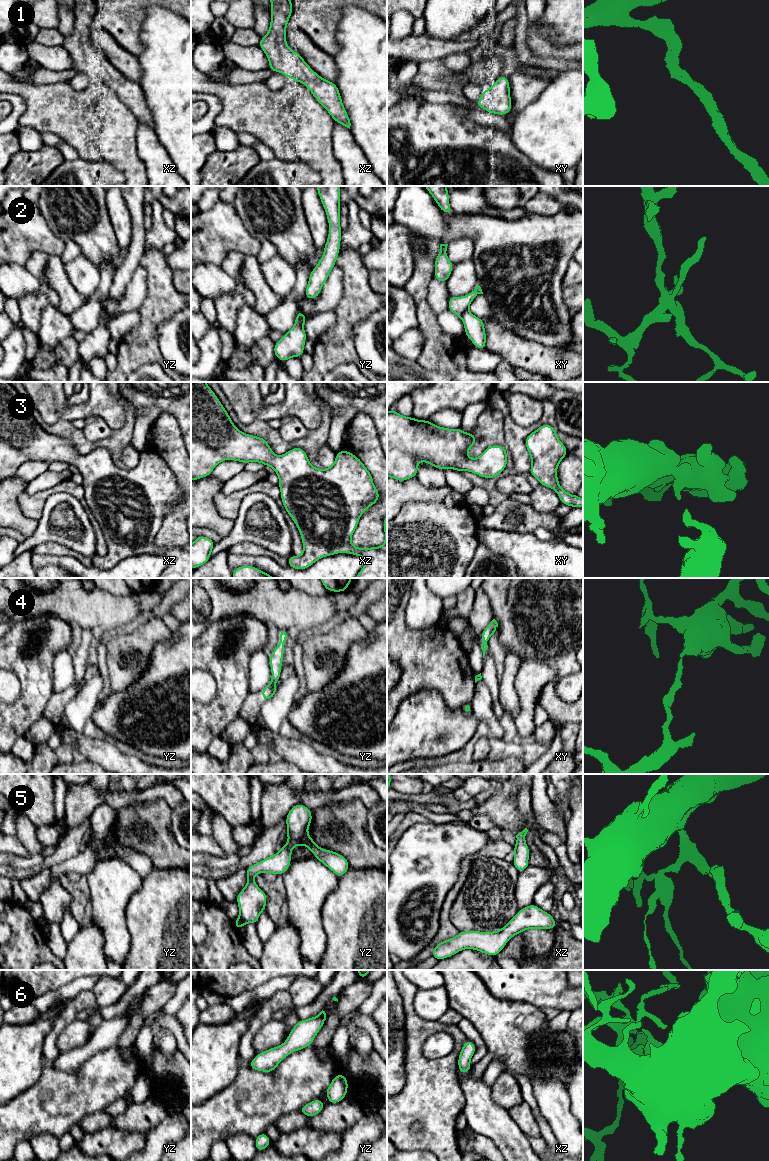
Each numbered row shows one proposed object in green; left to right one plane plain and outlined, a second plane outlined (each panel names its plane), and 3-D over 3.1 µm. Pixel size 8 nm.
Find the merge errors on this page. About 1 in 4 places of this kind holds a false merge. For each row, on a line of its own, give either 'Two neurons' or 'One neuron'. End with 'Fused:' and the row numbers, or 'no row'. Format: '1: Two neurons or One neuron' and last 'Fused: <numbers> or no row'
1: One neuron
2: One neuron
3: One neuron
4: One neuron
5: One neuron
6: One neuron
Fused: no row

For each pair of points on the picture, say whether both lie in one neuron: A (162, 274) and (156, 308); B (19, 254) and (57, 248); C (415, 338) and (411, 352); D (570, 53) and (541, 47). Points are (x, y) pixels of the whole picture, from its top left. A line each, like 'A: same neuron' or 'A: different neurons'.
A: same neuron
B: same neuron
C: same neuron
D: same neuron

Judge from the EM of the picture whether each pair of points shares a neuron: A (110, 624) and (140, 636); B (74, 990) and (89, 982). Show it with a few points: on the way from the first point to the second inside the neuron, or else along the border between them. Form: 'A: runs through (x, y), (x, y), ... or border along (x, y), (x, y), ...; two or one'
A: border along (134, 624), (110, 634); two
B: runs through (78, 986), (85, 983); one

